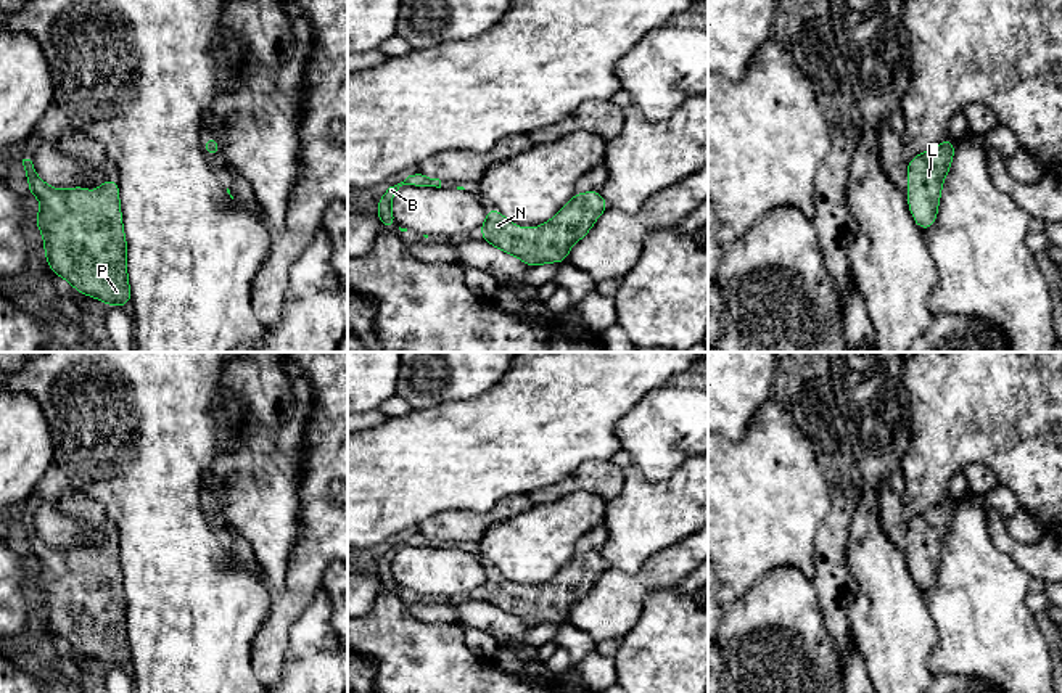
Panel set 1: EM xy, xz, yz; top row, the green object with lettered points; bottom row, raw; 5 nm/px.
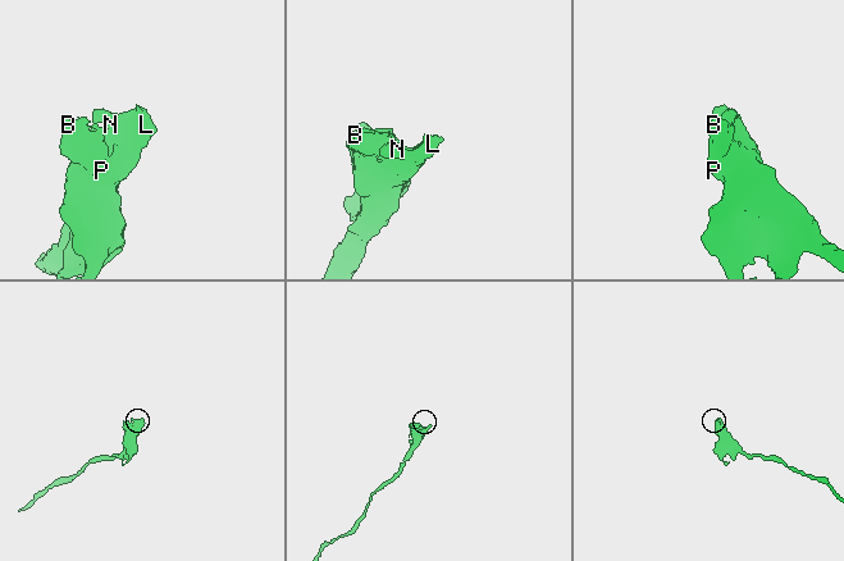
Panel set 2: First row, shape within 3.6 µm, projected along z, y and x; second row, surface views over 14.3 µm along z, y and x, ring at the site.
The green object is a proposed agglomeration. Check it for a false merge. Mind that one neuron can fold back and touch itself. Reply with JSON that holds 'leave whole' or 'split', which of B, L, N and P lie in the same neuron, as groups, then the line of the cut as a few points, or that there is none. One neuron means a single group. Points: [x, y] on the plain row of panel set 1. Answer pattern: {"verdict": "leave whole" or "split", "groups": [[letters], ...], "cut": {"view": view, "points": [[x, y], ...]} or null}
{"verdict": "leave whole", "groups": [["B", "L", "N", "P"]], "cut": null}

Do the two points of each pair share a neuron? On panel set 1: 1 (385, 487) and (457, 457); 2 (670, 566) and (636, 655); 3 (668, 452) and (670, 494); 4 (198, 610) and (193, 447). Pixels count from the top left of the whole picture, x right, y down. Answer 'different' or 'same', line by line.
1: same
2: different
3: different
4: same

